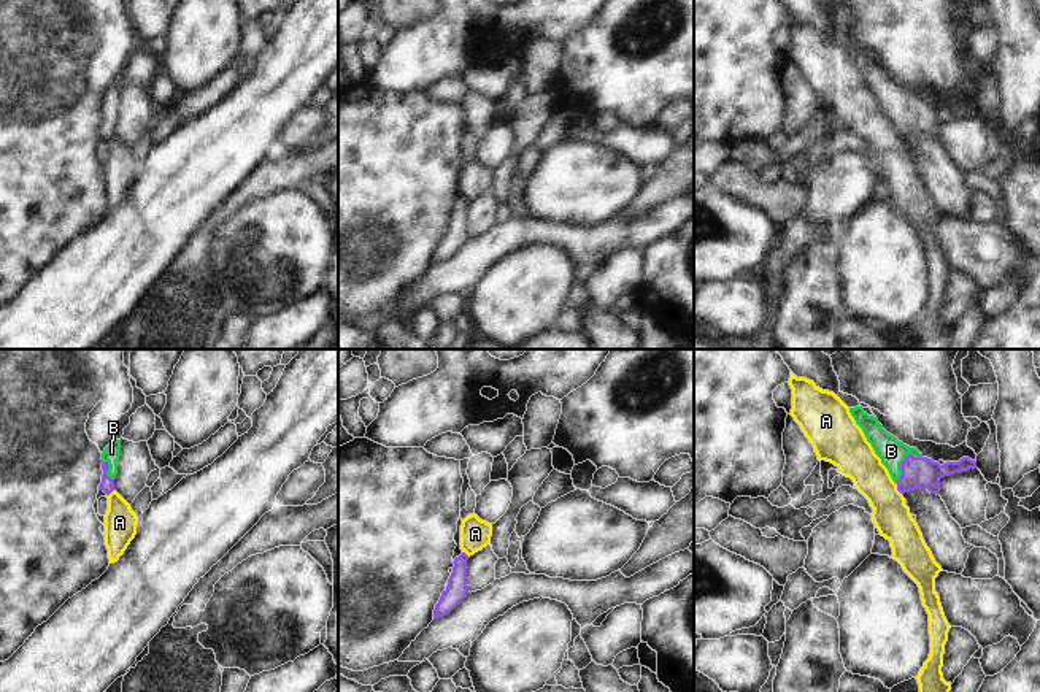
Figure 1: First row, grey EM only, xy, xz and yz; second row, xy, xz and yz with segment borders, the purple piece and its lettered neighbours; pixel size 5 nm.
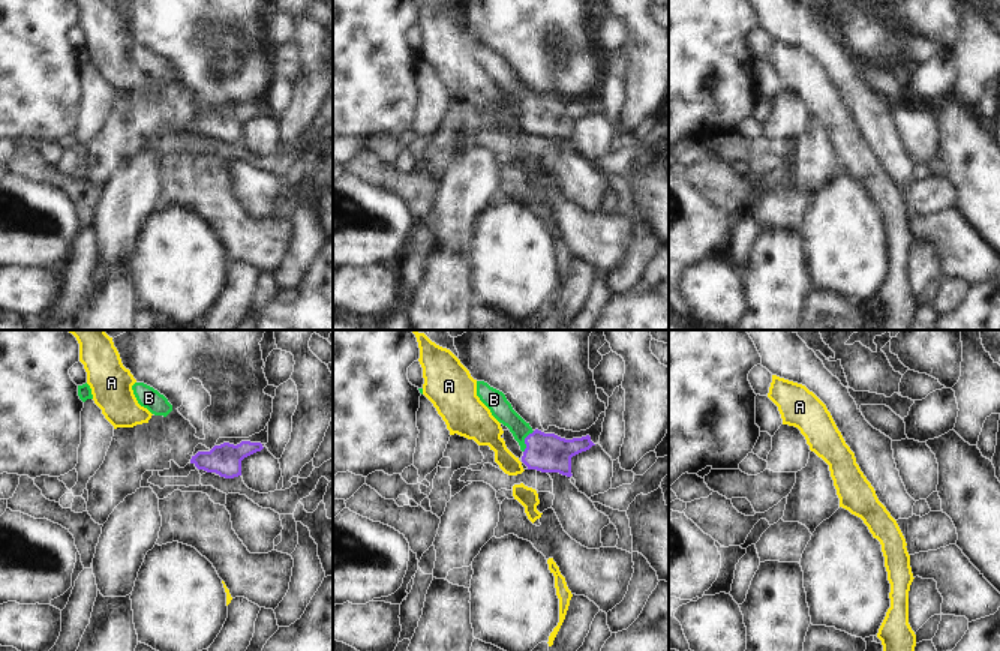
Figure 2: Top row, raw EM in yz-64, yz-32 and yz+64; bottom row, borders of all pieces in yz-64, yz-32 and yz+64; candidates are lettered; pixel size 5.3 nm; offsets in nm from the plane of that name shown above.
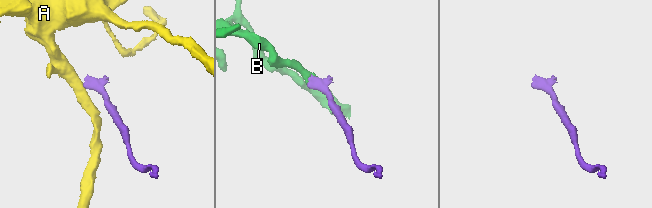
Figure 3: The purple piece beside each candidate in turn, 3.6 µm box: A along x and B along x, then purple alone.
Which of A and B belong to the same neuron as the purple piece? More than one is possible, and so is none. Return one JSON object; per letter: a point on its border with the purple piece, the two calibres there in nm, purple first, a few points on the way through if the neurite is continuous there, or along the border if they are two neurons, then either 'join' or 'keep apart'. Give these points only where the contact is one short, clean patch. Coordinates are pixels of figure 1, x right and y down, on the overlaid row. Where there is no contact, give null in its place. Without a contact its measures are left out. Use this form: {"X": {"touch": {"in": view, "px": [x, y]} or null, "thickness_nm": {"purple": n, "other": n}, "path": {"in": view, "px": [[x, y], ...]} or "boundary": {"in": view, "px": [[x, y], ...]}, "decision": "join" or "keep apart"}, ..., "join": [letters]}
{"A": {"touch": {"in": "yz", "px": [897, 489]}, "thickness_nm": {"purple": 160, "other": 190}, "boundary": {"in": "yz", "px": [[896, 484], [902, 495]]}, "decision": "keep apart"}, "B": {"touch": {"in": "yz", "px": [902, 462]}, "thickness_nm": {"purple": 160, "other": 140}, "path": {"in": "yz", "px": [[916, 472], [912, 472], [902, 462], [891, 451]]}, "decision": "join"}, "join": ["B"]}

